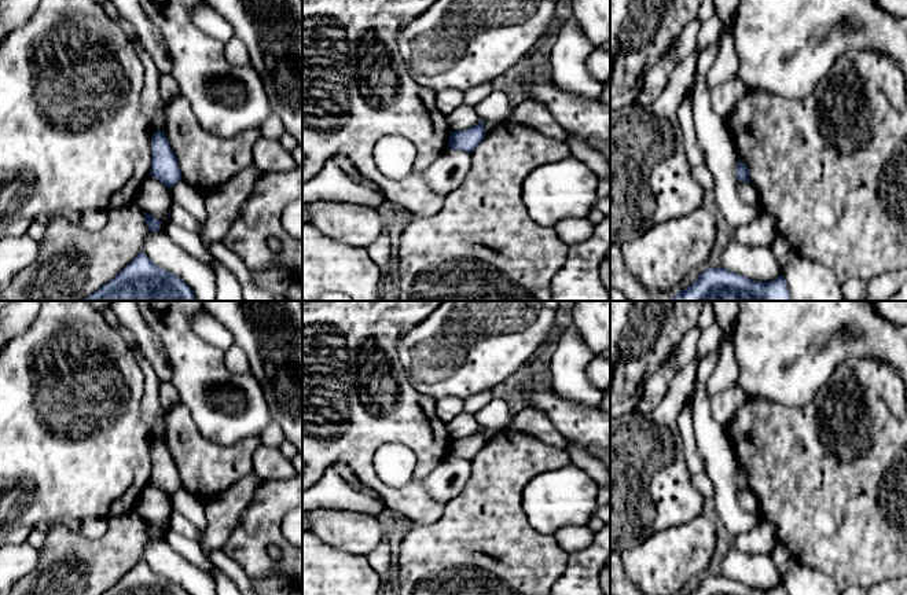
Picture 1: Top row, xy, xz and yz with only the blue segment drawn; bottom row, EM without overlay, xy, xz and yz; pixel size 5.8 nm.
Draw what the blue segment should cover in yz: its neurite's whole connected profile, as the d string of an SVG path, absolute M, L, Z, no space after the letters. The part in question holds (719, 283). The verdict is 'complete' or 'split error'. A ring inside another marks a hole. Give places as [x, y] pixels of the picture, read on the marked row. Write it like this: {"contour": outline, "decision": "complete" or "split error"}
{"contour": "M723 267L708 268L684 290L679 290L672 301L793 301L782 275L771 282L757 282L731 272Z", "decision": "complete"}

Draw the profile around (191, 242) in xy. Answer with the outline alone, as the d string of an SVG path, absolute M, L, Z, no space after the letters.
M168 221L165 232L175 243L181 246L187 253L190 253L201 262L206 264L213 269L213 262L216 258L203 245L201 234L190 232L172 221Z

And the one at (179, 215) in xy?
M173 202L170 206L170 216L169 221L183 227L184 229L190 232L199 234L199 223L197 218L181 205Z

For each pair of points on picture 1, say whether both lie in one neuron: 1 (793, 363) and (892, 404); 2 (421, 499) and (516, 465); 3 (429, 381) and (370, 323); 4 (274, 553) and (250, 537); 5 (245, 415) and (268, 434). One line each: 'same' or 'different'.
1: different
2: different
3: different
4: different
5: different

